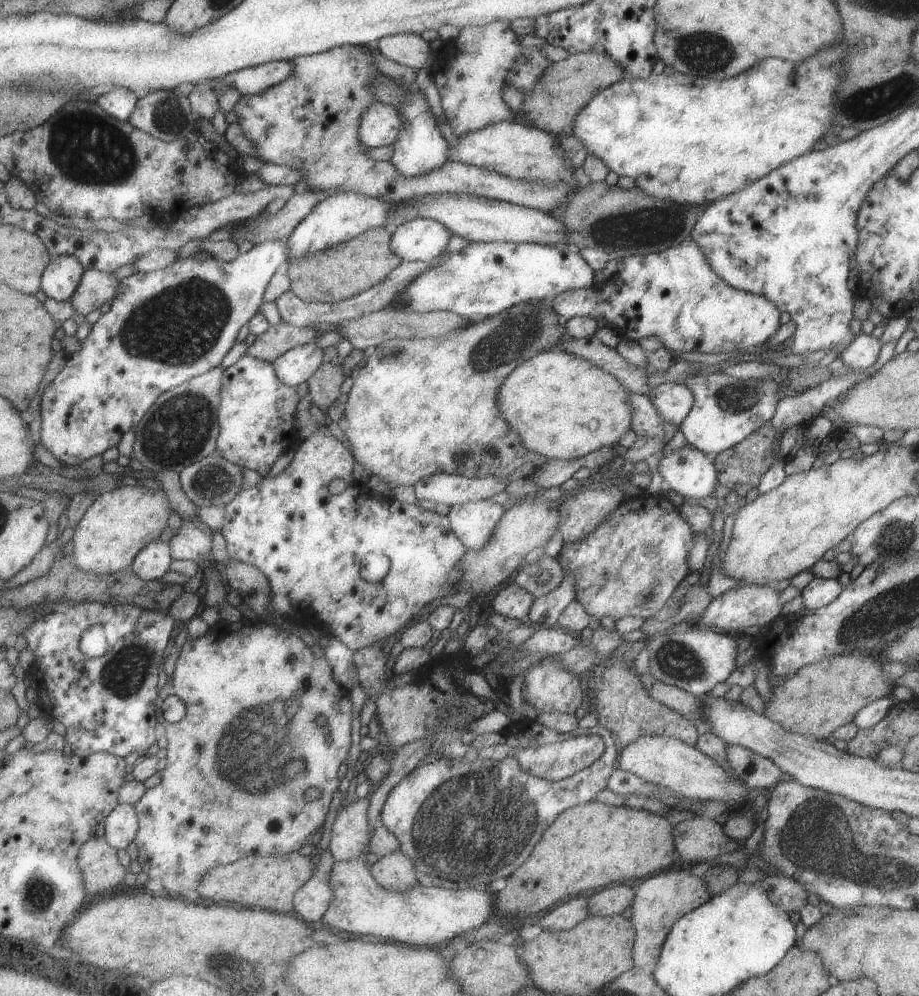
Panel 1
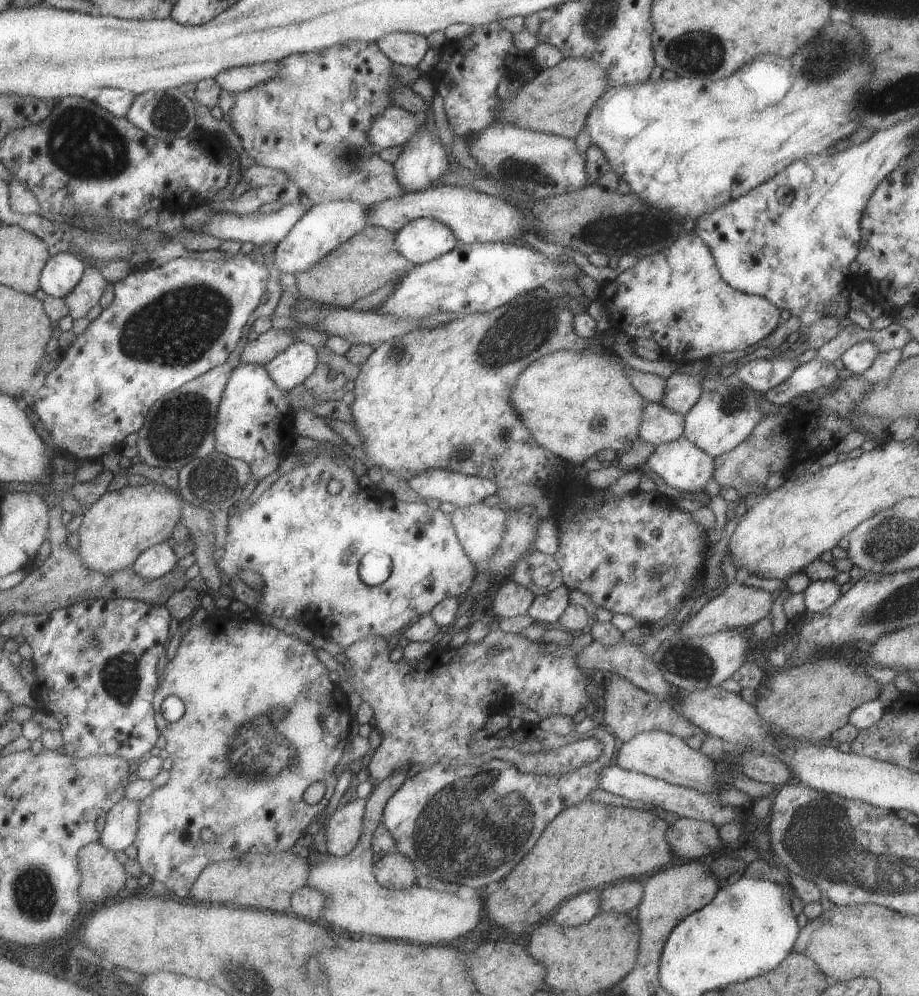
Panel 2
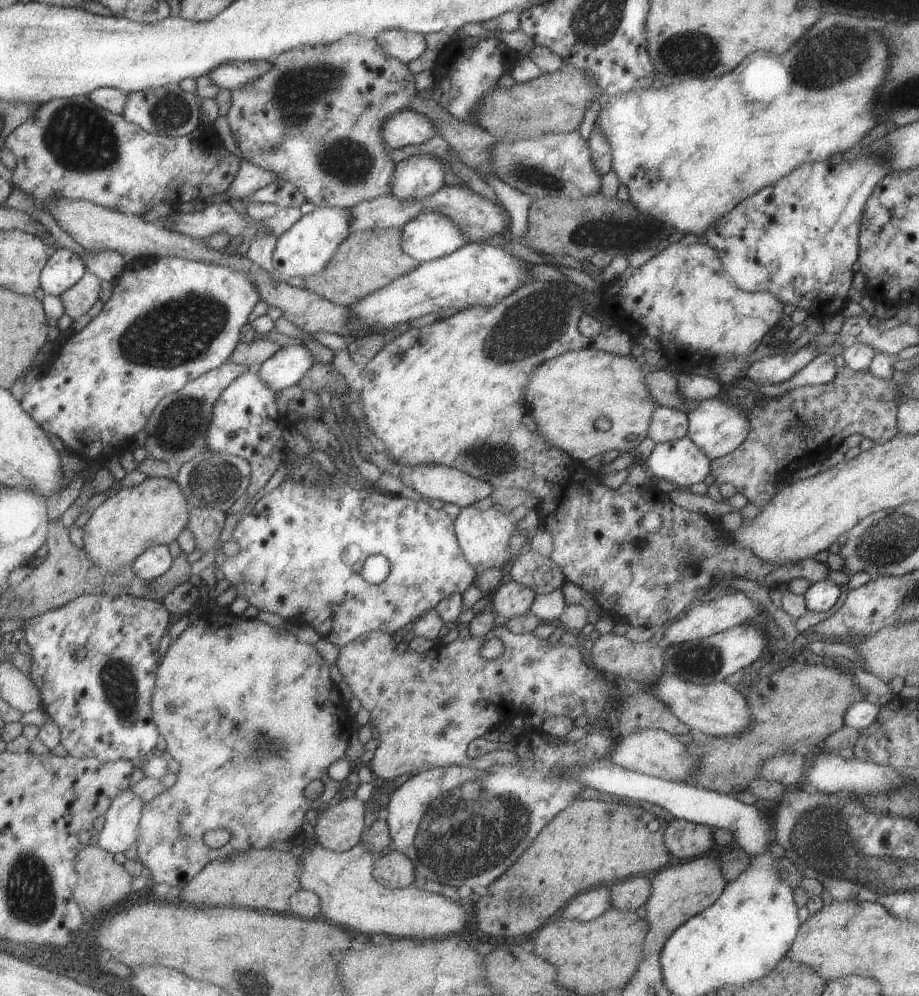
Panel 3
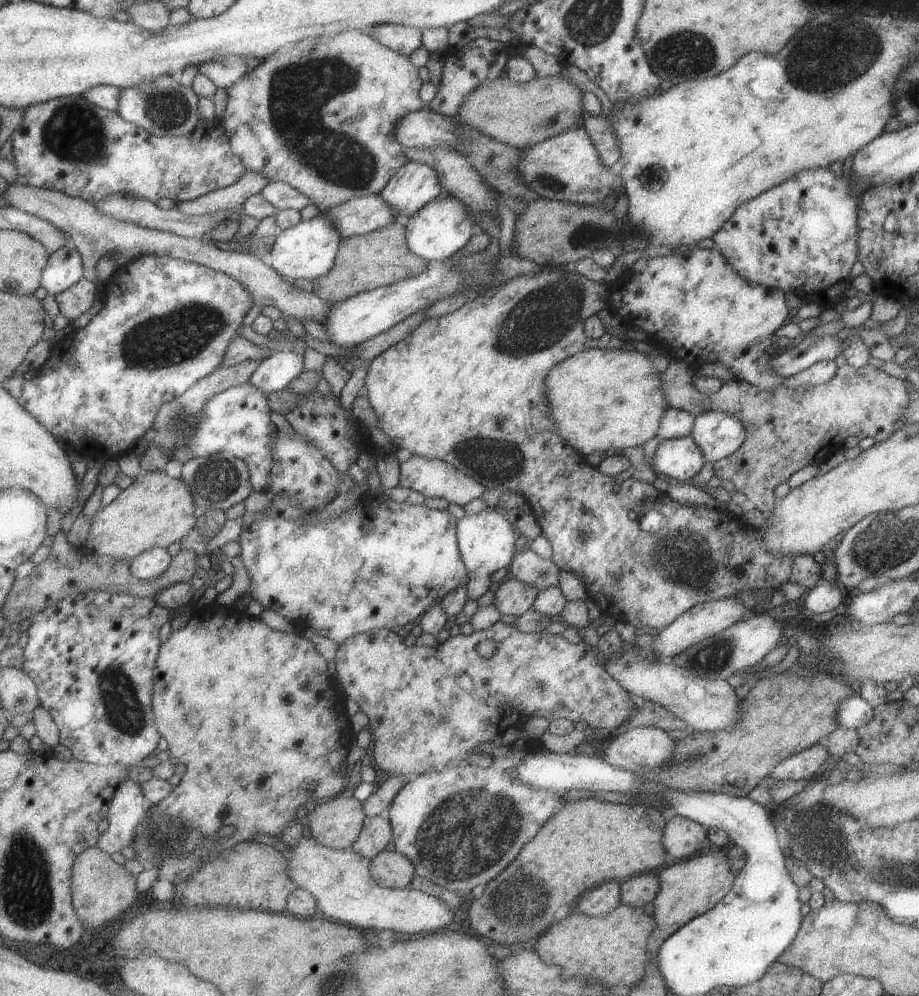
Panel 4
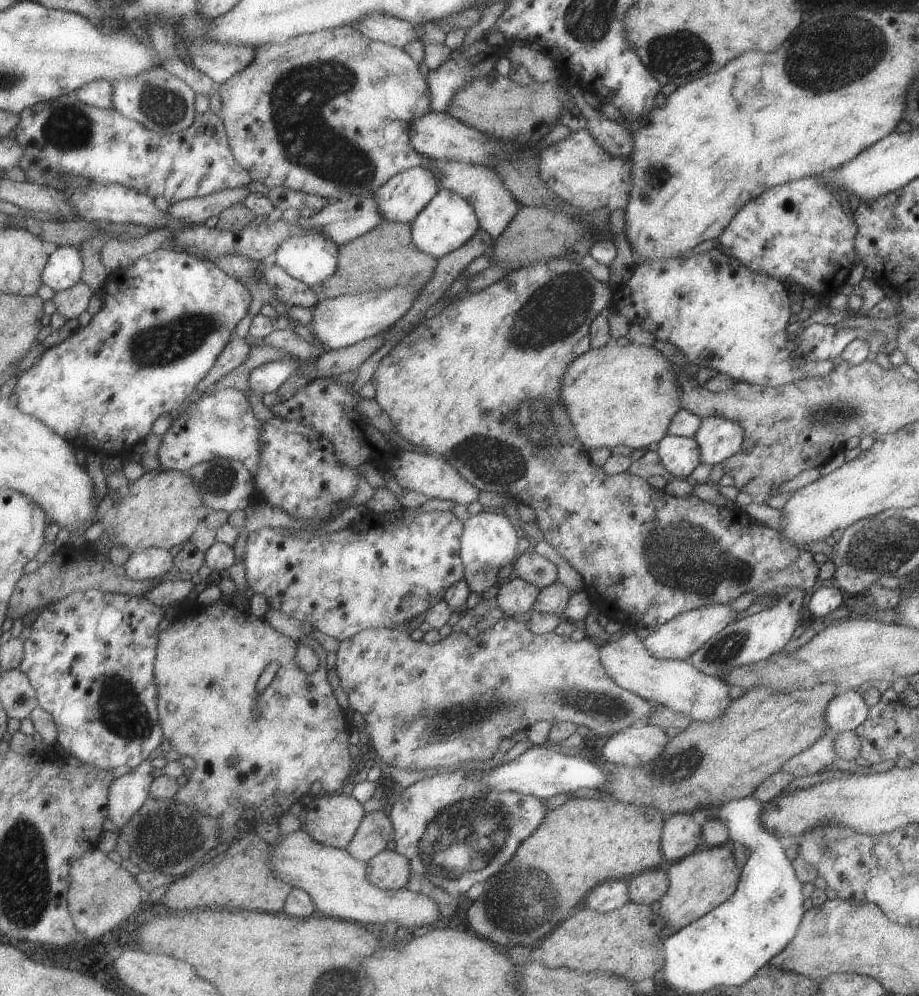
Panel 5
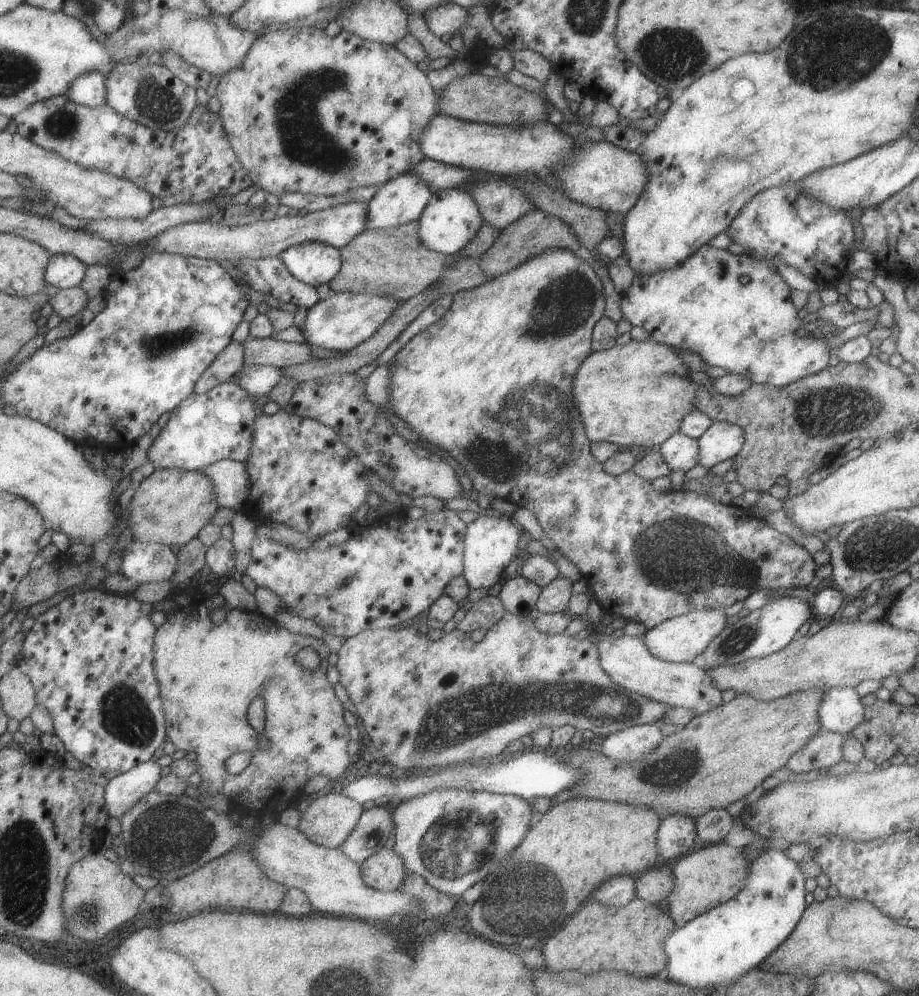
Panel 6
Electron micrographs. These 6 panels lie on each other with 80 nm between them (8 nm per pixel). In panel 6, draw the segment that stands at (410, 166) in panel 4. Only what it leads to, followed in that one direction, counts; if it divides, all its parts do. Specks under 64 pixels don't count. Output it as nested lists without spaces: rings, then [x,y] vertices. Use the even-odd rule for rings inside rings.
[[[401,173],[381,184],[367,203],[366,228],[384,229],[416,221],[431,189],[417,175]]]

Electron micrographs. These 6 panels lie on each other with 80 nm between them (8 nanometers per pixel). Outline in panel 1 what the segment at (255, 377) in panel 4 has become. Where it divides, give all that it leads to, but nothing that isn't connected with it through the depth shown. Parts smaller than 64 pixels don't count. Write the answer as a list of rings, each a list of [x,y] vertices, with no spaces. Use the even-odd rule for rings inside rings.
[[[303,344],[287,350],[269,362],[276,379],[285,386],[296,387],[305,382],[322,363],[322,350],[314,344]]]

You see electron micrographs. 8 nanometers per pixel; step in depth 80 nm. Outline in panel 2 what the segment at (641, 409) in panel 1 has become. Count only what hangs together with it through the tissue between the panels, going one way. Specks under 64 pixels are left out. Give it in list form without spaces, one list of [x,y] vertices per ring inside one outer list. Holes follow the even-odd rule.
[[[643,400],[643,416],[637,436],[659,445],[678,440],[683,435],[683,416],[667,410],[661,403]]]

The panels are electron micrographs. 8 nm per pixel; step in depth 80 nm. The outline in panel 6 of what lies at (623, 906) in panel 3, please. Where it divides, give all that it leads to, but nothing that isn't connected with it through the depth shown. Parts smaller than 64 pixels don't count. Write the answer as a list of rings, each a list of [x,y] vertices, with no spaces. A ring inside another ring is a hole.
[[[668,867],[642,871],[635,879],[636,898],[654,905],[664,900],[674,887],[672,872]]]

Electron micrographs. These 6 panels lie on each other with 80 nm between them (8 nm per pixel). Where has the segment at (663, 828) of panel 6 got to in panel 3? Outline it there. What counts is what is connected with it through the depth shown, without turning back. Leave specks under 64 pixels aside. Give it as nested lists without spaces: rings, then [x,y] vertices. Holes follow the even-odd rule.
[[[678,818],[668,822],[662,837],[668,853],[679,860],[705,855],[714,844],[711,828]]]

